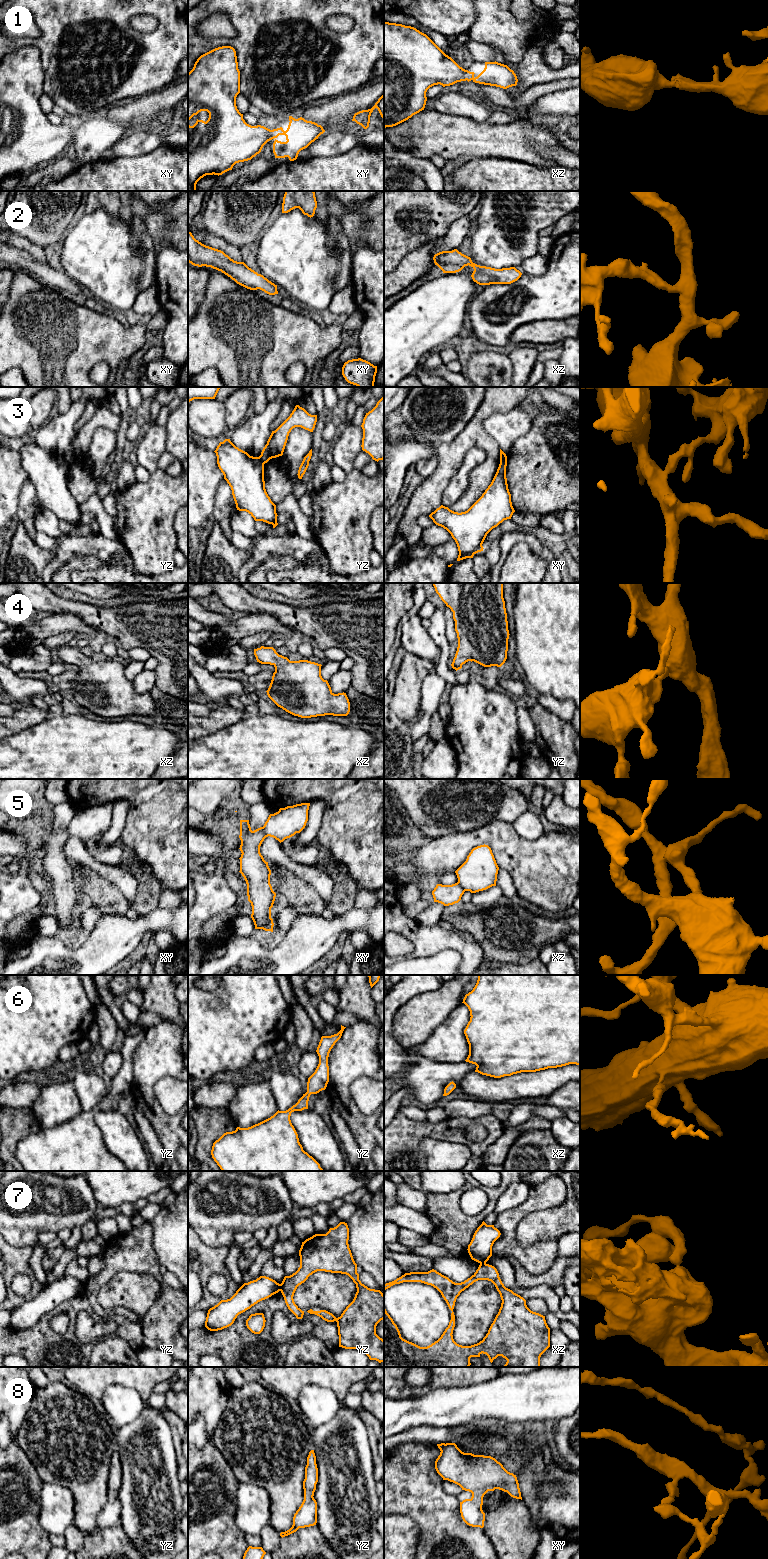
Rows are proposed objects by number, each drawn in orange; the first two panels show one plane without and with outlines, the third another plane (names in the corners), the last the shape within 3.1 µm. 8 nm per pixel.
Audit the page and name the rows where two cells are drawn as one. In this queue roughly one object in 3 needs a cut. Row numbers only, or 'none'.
3, 5, 7

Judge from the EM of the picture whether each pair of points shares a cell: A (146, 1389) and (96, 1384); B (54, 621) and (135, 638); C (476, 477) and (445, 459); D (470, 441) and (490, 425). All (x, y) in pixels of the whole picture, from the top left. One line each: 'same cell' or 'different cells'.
A: same cell
B: different cells
C: same cell
D: different cells

